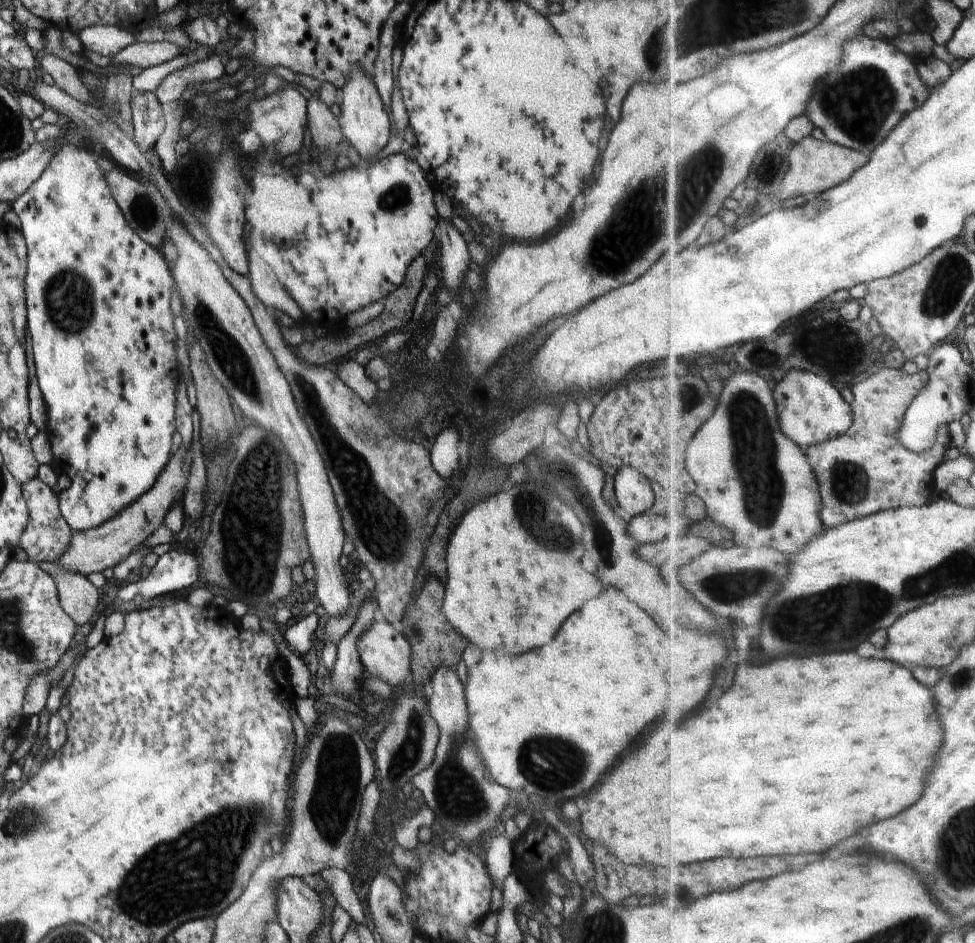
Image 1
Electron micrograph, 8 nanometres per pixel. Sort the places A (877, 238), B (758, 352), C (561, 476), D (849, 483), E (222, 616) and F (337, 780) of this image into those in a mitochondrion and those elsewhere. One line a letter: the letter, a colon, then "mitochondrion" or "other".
A: other
B: other
C: mitochondrion
D: mitochondrion
E: other
F: mitochondrion

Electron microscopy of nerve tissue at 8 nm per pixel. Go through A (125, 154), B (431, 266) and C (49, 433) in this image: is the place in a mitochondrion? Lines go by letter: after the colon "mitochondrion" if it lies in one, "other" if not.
A: other
B: other
C: other

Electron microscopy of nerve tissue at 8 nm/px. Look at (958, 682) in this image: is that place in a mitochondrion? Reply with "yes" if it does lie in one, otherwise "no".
yes

